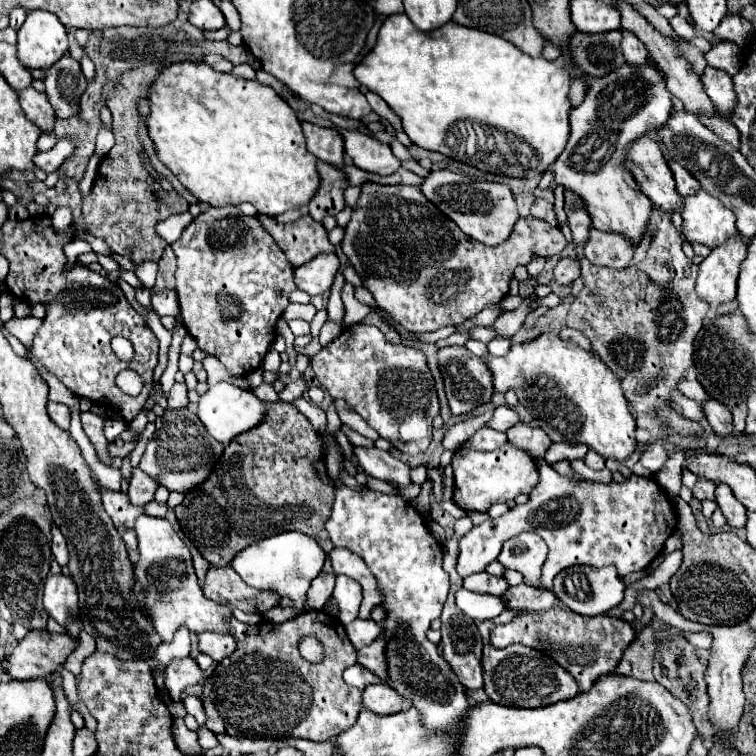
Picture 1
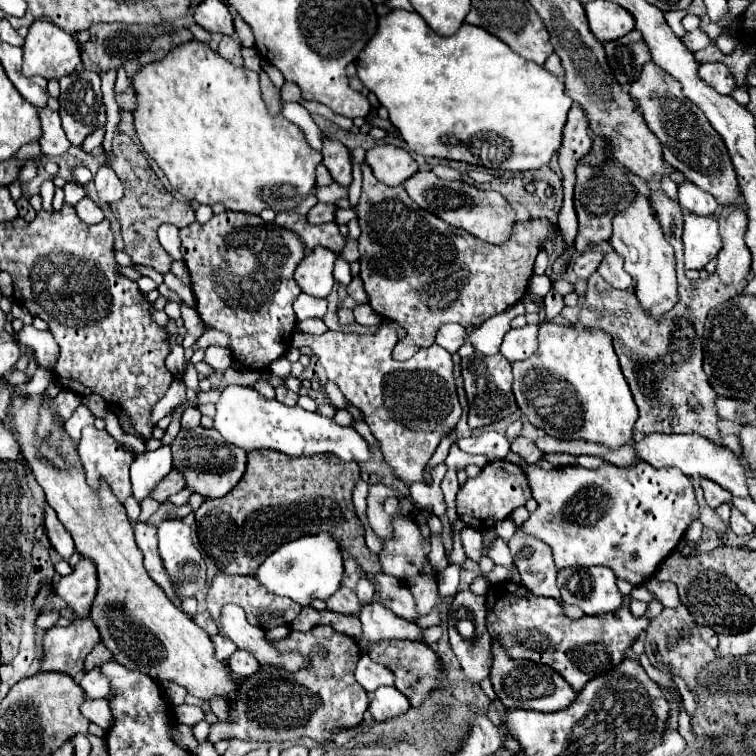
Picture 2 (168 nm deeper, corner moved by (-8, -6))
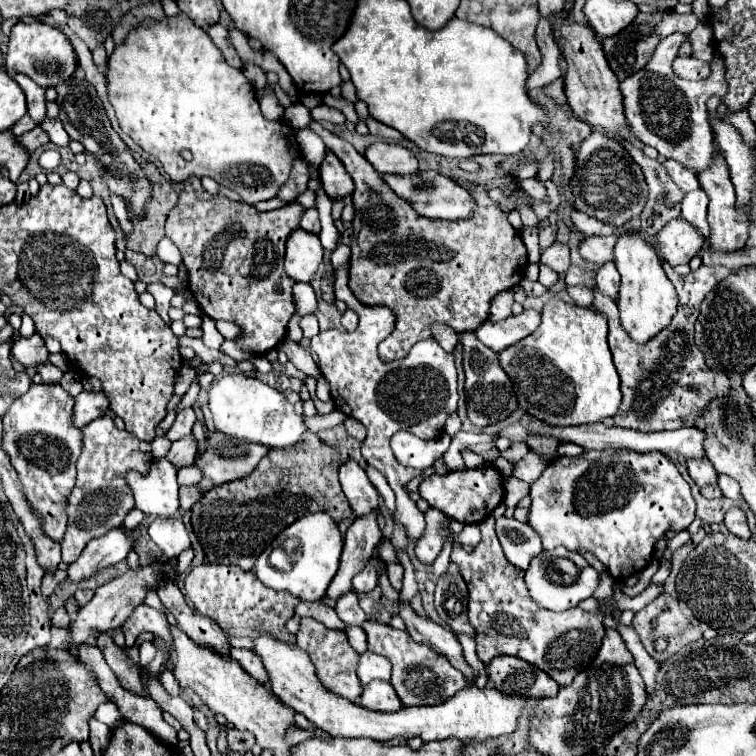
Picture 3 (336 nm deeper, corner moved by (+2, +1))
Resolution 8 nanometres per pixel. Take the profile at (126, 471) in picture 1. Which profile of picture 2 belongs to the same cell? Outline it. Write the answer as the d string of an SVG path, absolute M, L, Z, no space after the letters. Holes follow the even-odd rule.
M147 497L140 502L141 513L138 518L139 521L146 522L152 514L159 508L160 504L154 499Z

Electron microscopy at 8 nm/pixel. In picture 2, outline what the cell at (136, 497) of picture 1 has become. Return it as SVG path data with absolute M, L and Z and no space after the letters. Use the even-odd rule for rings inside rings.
M172 467L172 471L162 479L162 483L154 489L152 497L158 499L160 503L164 503L170 495L182 491L186 487L186 479L184 479L184 473L178 469L178 467Z

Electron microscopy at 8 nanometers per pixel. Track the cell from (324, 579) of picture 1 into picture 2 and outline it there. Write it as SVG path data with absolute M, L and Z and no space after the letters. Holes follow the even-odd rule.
M340 587L332 599L328 599L328 609L342 613L342 615L358 615L360 613L360 601L356 599L356 593L352 589Z

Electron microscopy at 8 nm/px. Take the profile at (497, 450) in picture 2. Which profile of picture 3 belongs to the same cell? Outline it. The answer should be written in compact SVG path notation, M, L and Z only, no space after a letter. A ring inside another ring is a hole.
M396 432L392 436L392 450L400 464L426 470L434 466L438 458L444 456L444 452L450 446L450 436L444 432L442 436L434 440L420 440L410 432Z

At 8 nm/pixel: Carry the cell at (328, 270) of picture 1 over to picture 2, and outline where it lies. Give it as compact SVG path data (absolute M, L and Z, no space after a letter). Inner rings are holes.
M326 247L312 249L312 253L308 253L294 271L294 281L298 287L312 297L328 297L334 287L334 257L336 255Z

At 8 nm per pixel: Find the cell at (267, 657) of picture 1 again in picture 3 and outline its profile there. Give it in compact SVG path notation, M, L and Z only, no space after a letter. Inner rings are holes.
M302 618L300 630L296 634L296 642L300 648L304 648L310 654L312 664L314 664L316 674L318 674L318 680L322 682L322 686L326 690L330 690L336 696L342 696L350 702L358 700L358 696L362 694L362 684L356 676L358 652L354 652L354 648L348 644L348 638L342 630L330 630L324 624L316 622L314 618Z

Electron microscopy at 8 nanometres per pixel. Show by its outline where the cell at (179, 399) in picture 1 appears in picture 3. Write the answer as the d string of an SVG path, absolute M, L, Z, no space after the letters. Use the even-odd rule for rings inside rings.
M192 408L182 410L182 412L176 416L176 420L174 420L172 428L170 428L170 430L168 430L168 434L166 434L166 436L168 436L168 440L170 440L170 442L174 442L174 440L180 440L180 438L188 436L188 434L190 434L190 430L192 430L194 420L196 420L196 414L194 414L194 410L192 410Z

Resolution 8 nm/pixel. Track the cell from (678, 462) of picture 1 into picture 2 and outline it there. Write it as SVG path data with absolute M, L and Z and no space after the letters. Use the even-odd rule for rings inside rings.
M650 433L650 435L644 435L642 441L634 443L634 451L642 461L650 463L652 467L678 467L688 477L694 477L694 475L708 477L708 479L720 483L732 495L748 497L748 485L744 483L746 469L742 467L740 459L736 459L736 455L728 447L716 445L708 439L704 439L702 435L660 435L660 433Z

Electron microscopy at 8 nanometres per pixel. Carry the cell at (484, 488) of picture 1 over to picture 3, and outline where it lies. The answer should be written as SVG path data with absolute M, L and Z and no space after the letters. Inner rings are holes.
M482 466L482 468L474 468L474 470L448 472L444 476L432 474L420 482L418 492L430 506L442 510L448 518L454 518L464 524L478 524L486 516L490 516L494 512L494 508L502 502L504 480L502 480L502 474L494 466Z

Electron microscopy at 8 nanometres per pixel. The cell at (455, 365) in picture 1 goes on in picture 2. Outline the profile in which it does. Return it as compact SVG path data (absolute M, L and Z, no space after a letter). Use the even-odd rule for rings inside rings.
M474 353L470 357L470 363L462 369L462 375L464 375L466 393L468 393L468 405L470 405L468 425L472 429L496 423L496 421L512 415L518 409L514 393L512 393L510 361L502 353L496 353L496 355L482 355L482 353L478 355L478 353Z

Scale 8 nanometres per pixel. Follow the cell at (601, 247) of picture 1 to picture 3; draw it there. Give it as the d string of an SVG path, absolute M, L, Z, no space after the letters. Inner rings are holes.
M606 262L596 270L596 286L600 292L616 298L620 288L620 274L614 266L614 262Z

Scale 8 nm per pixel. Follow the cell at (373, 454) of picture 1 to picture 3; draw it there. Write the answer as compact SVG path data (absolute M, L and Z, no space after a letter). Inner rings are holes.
M228 374L214 380L210 386L210 412L218 432L236 440L266 444L268 448L288 448L302 440L310 428L302 414L294 412L294 406L274 388L246 374ZM232 376L236 376L232 380Z

